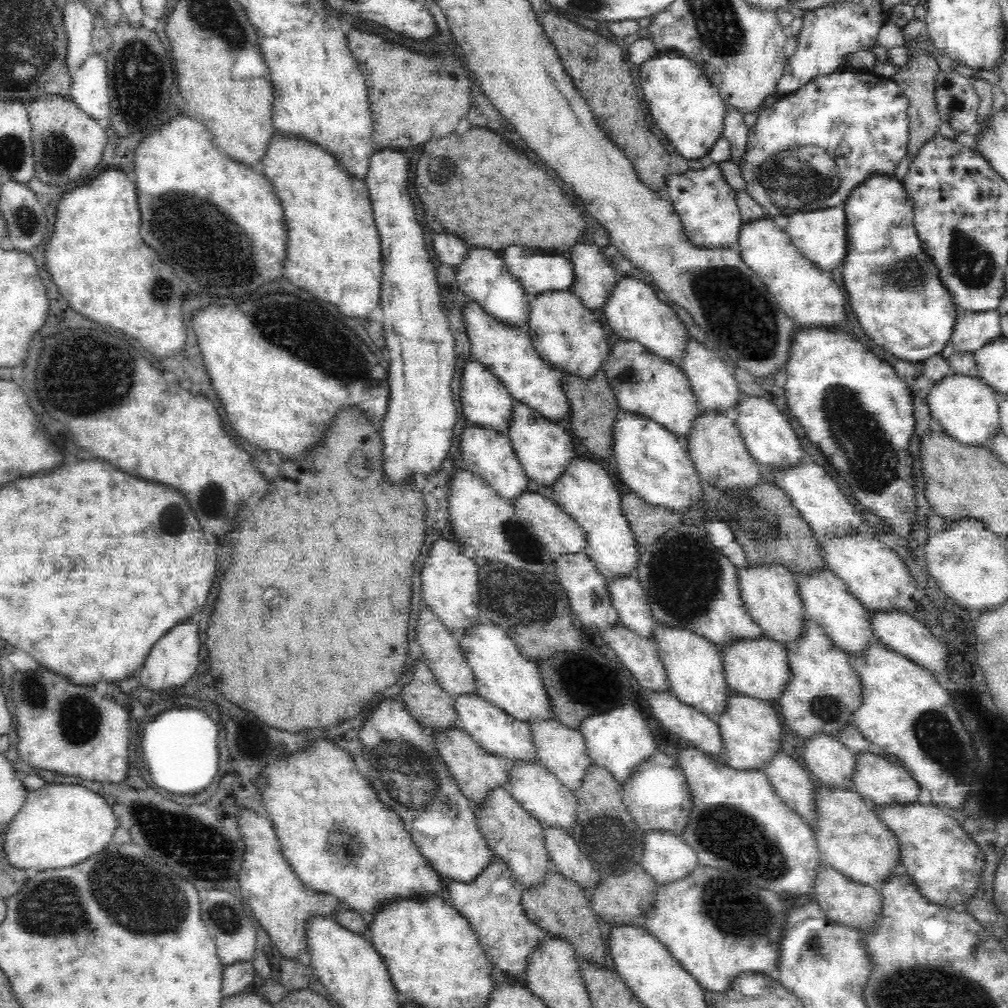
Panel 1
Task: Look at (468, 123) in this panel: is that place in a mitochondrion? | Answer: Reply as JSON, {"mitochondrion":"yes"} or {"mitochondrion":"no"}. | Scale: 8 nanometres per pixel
{"mitochondrion":"no"}

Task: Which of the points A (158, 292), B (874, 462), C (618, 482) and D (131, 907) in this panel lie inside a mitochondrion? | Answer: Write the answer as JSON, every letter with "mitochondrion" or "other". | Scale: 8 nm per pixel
{"A":"mitochondrion","B":"mitochondrion","C":"other","D":"mitochondrion"}

